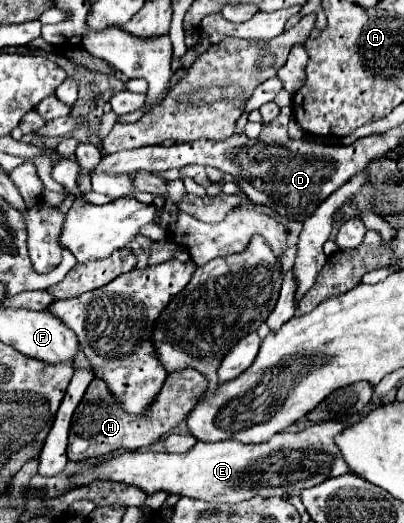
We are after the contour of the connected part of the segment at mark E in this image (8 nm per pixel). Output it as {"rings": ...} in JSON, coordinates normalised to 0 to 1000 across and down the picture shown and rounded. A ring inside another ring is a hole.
{"rings":[[[785,807],[745,826],[691,826],[646,849],[587,849],[582,841],[498,849],[458,868],[418,864],[304,864],[235,887],[205,906],[181,906],[186,929],[215,929],[235,918],[275,918],[339,929],[364,948],[413,941],[468,948],[507,960],[601,960],[626,948],[730,948],[755,933],[775,933],[819,910],[859,906],[844,864],[824,849],[824,834],[854,815],[839,807]]]}

